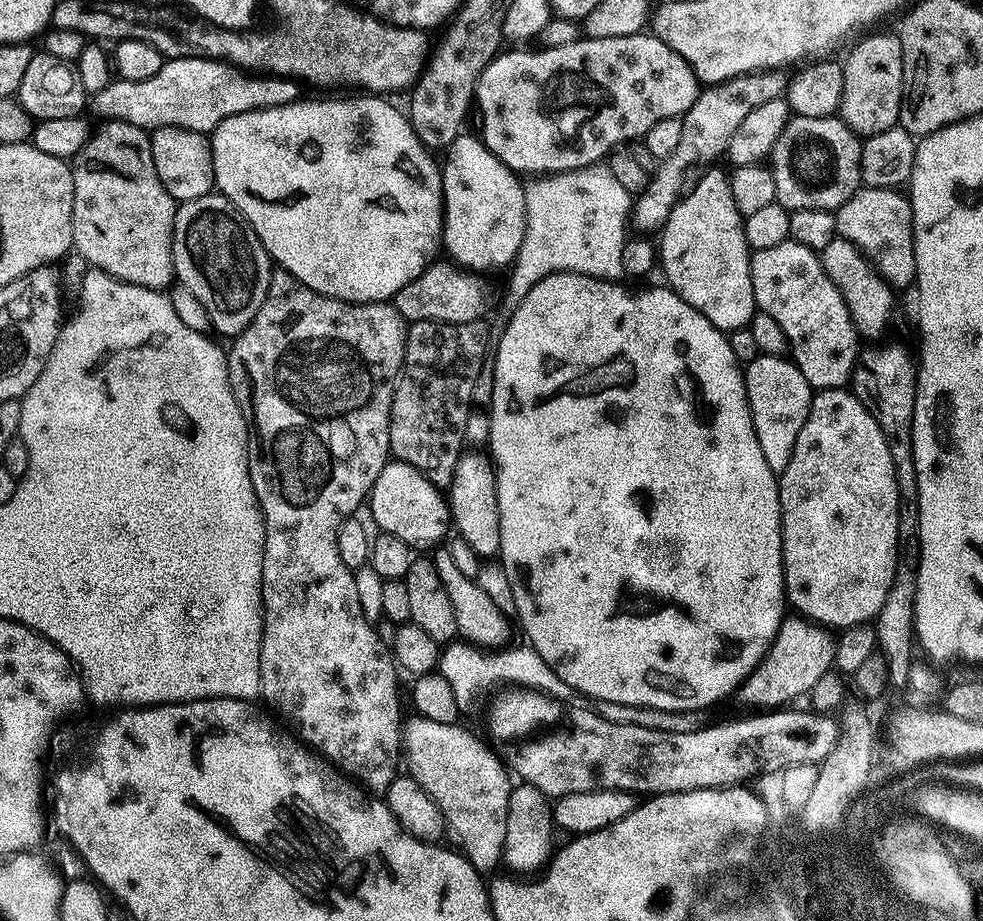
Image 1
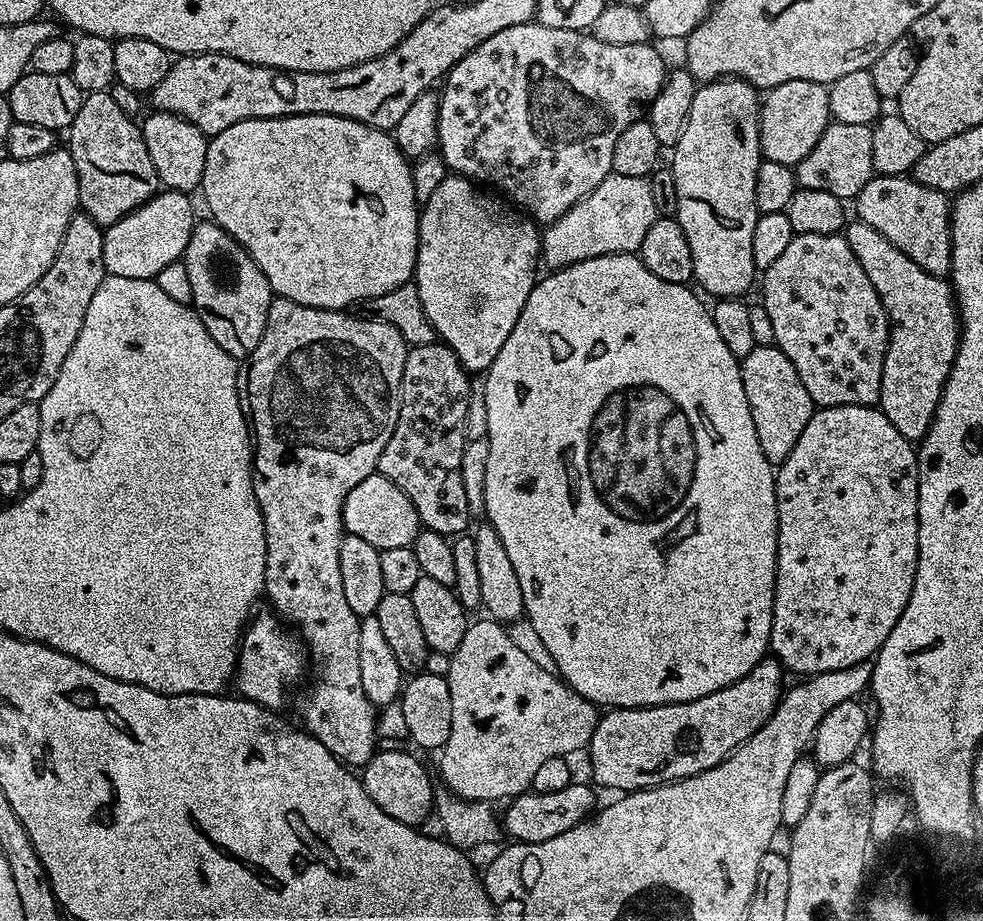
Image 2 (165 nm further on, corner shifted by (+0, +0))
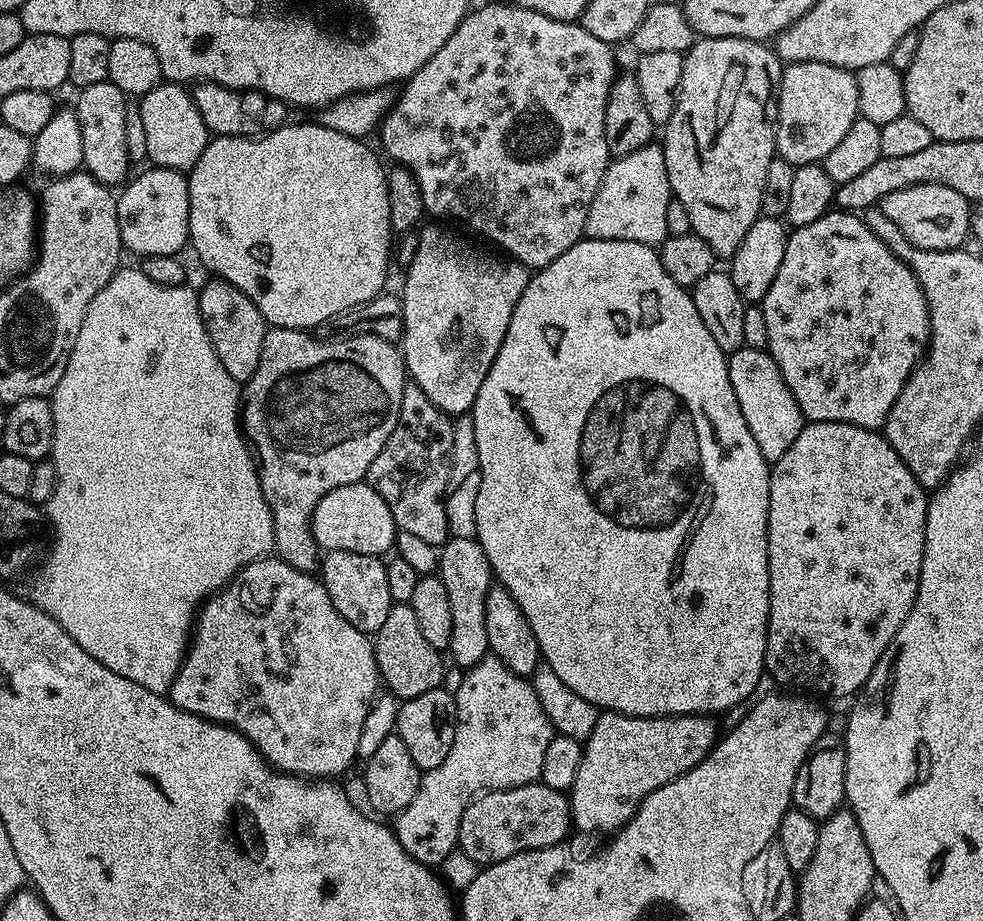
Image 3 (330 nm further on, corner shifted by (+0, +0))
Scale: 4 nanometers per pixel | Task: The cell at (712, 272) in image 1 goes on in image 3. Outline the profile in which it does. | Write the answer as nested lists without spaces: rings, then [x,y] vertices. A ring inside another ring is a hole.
[[[706,36],[683,53],[682,82],[676,93],[674,114],[663,125],[662,147],[672,195],[686,209],[692,232],[718,258],[731,258],[746,230],[762,215],[762,186],[766,169],[777,155],[776,115],[780,93],[782,61],[767,43],[729,36]]]

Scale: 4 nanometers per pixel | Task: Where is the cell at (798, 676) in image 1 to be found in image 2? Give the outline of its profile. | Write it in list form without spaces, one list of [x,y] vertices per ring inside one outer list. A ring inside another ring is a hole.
[[[765,658],[757,662],[750,674],[722,690],[714,690],[714,694],[706,694],[706,698],[681,704],[656,704],[652,708],[614,708],[605,711],[596,724],[592,743],[586,752],[592,759],[591,779],[612,780],[614,787],[624,788],[620,790],[639,790],[658,788],[673,780],[685,780],[718,766],[745,744],[767,722],[770,714],[774,714],[780,704],[780,683],[784,676],[786,669],[779,660]]]

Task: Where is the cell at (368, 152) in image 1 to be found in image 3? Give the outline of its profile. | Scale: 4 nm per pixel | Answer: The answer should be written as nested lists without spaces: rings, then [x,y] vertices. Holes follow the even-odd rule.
[[[318,122],[312,124],[288,124],[285,128],[276,128],[273,132],[265,131],[263,134],[255,136],[218,136],[209,139],[206,150],[202,150],[202,158],[198,158],[196,165],[187,173],[188,178],[188,197],[190,198],[190,222],[188,223],[188,238],[190,248],[196,251],[196,256],[212,271],[213,277],[225,280],[230,286],[234,286],[238,290],[242,290],[242,294],[246,294],[246,298],[250,298],[250,302],[254,302],[254,306],[258,306],[258,310],[262,314],[265,325],[274,328],[303,328],[305,330],[319,329],[320,325],[327,324],[330,318],[334,318],[338,314],[342,314],[346,310],[350,310],[359,304],[365,304],[368,300],[381,295],[385,291],[384,279],[388,276],[388,259],[394,256],[394,233],[390,224],[390,198],[386,190],[386,168],[380,165],[381,157],[371,152],[367,148],[363,139],[355,136],[347,136],[346,134],[338,134],[338,130],[330,130],[326,126],[322,126]]]

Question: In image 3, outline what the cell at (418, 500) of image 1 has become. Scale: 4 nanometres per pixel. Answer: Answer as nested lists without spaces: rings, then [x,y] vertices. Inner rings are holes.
[[[367,482],[347,484],[338,486],[338,490],[330,490],[330,494],[318,502],[312,515],[312,533],[324,552],[350,550],[350,554],[383,557],[384,552],[393,551],[397,531],[390,506],[382,502],[382,494],[378,494],[378,490],[374,490]]]

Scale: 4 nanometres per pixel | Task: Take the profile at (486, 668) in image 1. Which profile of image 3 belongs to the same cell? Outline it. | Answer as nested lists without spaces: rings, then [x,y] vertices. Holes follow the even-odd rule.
[[[494,655],[485,656],[482,662],[467,669],[462,678],[462,686],[458,686],[454,695],[454,746],[450,746],[450,754],[446,754],[446,762],[442,762],[442,766],[434,766],[421,775],[414,802],[410,802],[406,810],[395,813],[394,816],[394,831],[406,854],[429,866],[443,865],[444,859],[451,852],[457,851],[462,814],[471,800],[486,792],[517,788],[539,781],[542,757],[546,755],[546,746],[550,746],[554,735],[550,718],[546,718],[546,710],[542,710],[542,702],[538,702],[538,694],[534,694],[531,683],[525,677],[514,674],[514,670],[507,668]]]

